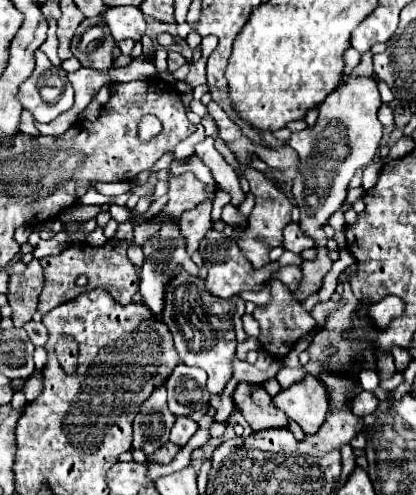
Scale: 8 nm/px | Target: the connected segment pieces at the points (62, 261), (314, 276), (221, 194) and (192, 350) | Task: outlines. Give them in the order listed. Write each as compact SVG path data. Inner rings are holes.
M121 223L119 231L123 233L123 243L121 241L109 241L109 245L105 247L91 247L87 243L73 243L71 247L67 247L63 253L59 255L51 255L51 257L43 257L41 265L45 269L45 289L39 297L39 313L45 315L51 309L55 309L57 305L75 299L81 289L75 285L75 279L79 275L87 275L89 277L89 287L87 289L95 289L95 287L103 287L103 289L113 289L117 293L119 299L115 299L121 305L129 305L131 297L137 293L137 283L139 283L139 275L137 269L133 267L133 263L127 259L127 245L133 241L133 225L131 223Z
M355 77L347 83L341 83L341 87L333 91L325 103L321 103L319 119L313 129L291 133L289 145L299 155L299 167L293 179L293 199L301 211L299 225L303 233L313 239L315 249L315 259L303 259L299 267L303 279L299 289L293 293L297 303L303 303L309 295L317 293L323 287L323 277L331 269L333 261L327 255L327 235L323 227L329 223L329 217L343 205L355 171L369 165L379 149L379 141L383 137L383 125L377 121L379 107L381 95L377 91L377 81L373 77Z
M220 189L216 190L211 212L212 222L216 222L221 219L222 209L226 204L230 203L230 200L231 196L229 193Z
M189 273L177 275L177 279L173 279L173 283L169 285L169 291L165 293L165 311L161 319L165 325L169 325L181 363L189 367L199 367L209 375L207 389L211 395L221 393L233 375L233 355L237 349L237 341L233 327L235 307L231 305L235 305L233 299L223 301L211 297L205 291L205 285Z

